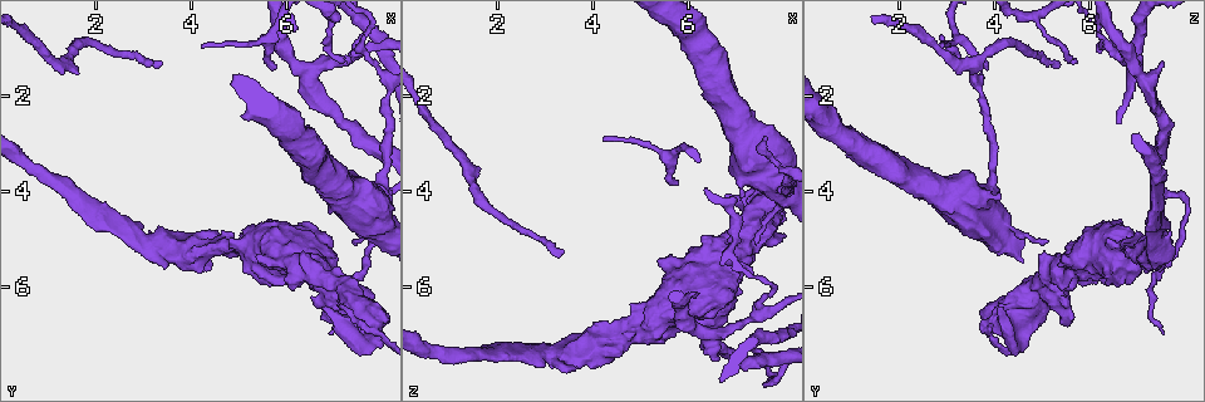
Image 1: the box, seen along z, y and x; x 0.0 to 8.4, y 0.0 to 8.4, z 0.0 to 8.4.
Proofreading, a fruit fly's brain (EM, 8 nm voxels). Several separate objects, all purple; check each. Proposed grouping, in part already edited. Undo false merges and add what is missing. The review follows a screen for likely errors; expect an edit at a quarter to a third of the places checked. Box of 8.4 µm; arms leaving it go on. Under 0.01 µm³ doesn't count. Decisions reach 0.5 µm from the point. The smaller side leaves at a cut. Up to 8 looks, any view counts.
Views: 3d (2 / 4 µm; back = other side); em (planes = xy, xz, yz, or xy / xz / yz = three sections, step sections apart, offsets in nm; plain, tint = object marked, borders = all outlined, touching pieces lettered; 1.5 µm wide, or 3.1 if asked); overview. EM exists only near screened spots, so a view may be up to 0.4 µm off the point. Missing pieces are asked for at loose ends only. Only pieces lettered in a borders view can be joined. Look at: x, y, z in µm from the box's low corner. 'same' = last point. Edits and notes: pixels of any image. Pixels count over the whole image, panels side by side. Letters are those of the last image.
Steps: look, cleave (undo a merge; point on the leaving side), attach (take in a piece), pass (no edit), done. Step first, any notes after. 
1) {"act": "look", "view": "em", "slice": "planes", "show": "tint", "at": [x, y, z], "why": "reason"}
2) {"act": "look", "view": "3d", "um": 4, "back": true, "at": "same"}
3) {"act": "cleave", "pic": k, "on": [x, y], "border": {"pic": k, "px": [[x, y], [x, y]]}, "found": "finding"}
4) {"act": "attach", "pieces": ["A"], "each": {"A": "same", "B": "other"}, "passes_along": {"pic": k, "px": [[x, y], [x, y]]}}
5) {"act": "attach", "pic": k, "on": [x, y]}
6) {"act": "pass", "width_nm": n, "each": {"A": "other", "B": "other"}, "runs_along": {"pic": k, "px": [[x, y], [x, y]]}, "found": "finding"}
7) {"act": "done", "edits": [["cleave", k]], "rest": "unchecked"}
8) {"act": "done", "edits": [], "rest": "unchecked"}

{"act": "look", "view": "3d", "um": 4, "at": [6.15, 6.10, 5.45], "why": "free end"}

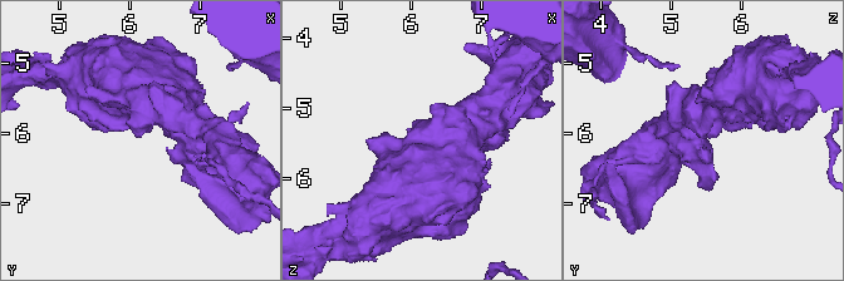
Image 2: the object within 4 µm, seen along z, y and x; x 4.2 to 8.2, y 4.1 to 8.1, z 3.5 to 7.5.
{"act": "look", "view": "em", "slice": "planes", "show": "borders", "at": [6.15, 6.05, 5.45], "why": "need the tissue"}

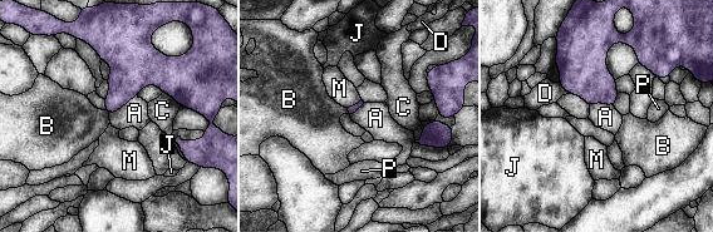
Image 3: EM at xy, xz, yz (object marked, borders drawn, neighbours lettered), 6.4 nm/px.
{"act": "pass", "each": {"A": "other", "B": "other", "C": "other", "D": "other", "J": "other", "M": "other", "P": "other"}, "border": {"pic": 3, "px": [[137, 95], [109, 114]]}, "found": "no lettered piece goes on from it"}

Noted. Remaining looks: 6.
{"act": "look", "view": "em", "slice": "xy", "step": 4, "show": "tint", "at": [7.95, 6.55, 5.00], "why": "an open end"}

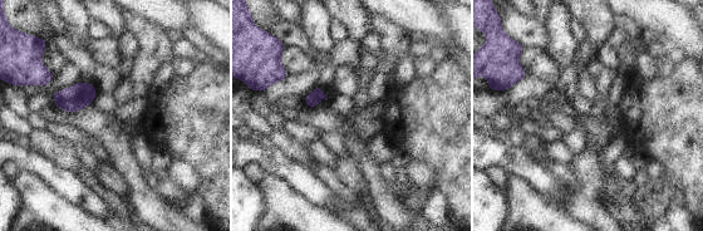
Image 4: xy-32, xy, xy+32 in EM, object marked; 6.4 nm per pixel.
{"act": "look", "view": "em", "slice": "xy", "step": 4, "show": "borders", "at": "same", "why": "what lies round it"}

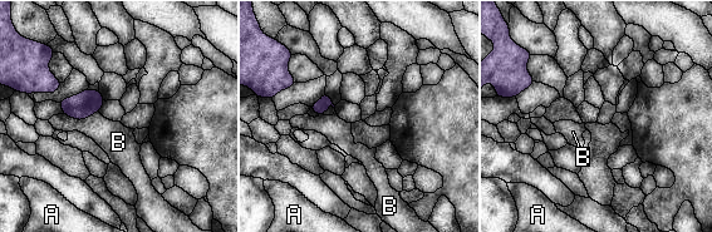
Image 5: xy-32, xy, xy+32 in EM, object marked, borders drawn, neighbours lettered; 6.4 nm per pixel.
{"act": "pass", "each": {"A": "other", "B": "other"}, "found": "none of them fits"}

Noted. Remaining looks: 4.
{"act": "look", "view": "3d", "um": 2, "at": [3.40, 1.35, 5.30], "why": "branch stops here"}

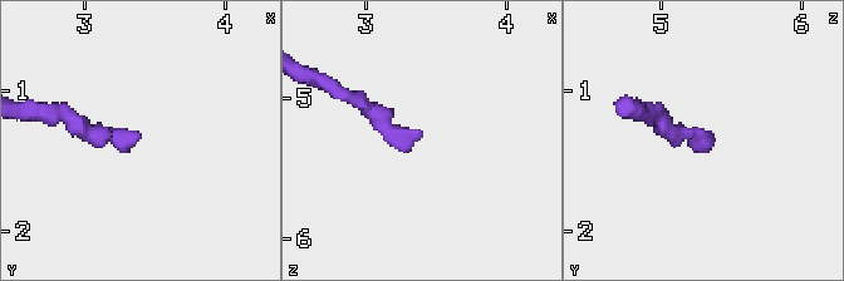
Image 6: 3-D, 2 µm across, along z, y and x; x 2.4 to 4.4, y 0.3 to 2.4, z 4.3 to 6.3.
{"act": "look", "view": "em", "slice": "yz", "step": 8, "show": "tint", "at": [3.38, 1.32, 5.30], "why": "shape alone is not enough"}

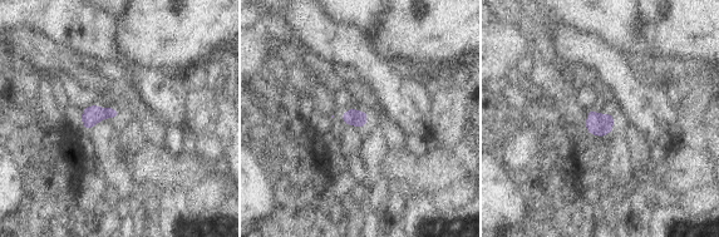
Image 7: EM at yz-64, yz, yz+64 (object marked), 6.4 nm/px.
{"act": "look", "view": "em", "slice": "planes", "show": "borders", "at": "same"}

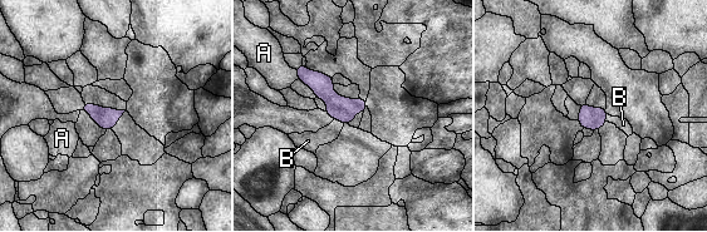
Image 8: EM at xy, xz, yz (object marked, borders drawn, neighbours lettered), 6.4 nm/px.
{"act": "pass", "each": {"A": "other", "B": "other"}, "found": "no lettered piece goes on from it"}

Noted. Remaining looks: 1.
{"act": "done", "edits": [], "rest": "unchecked"}

